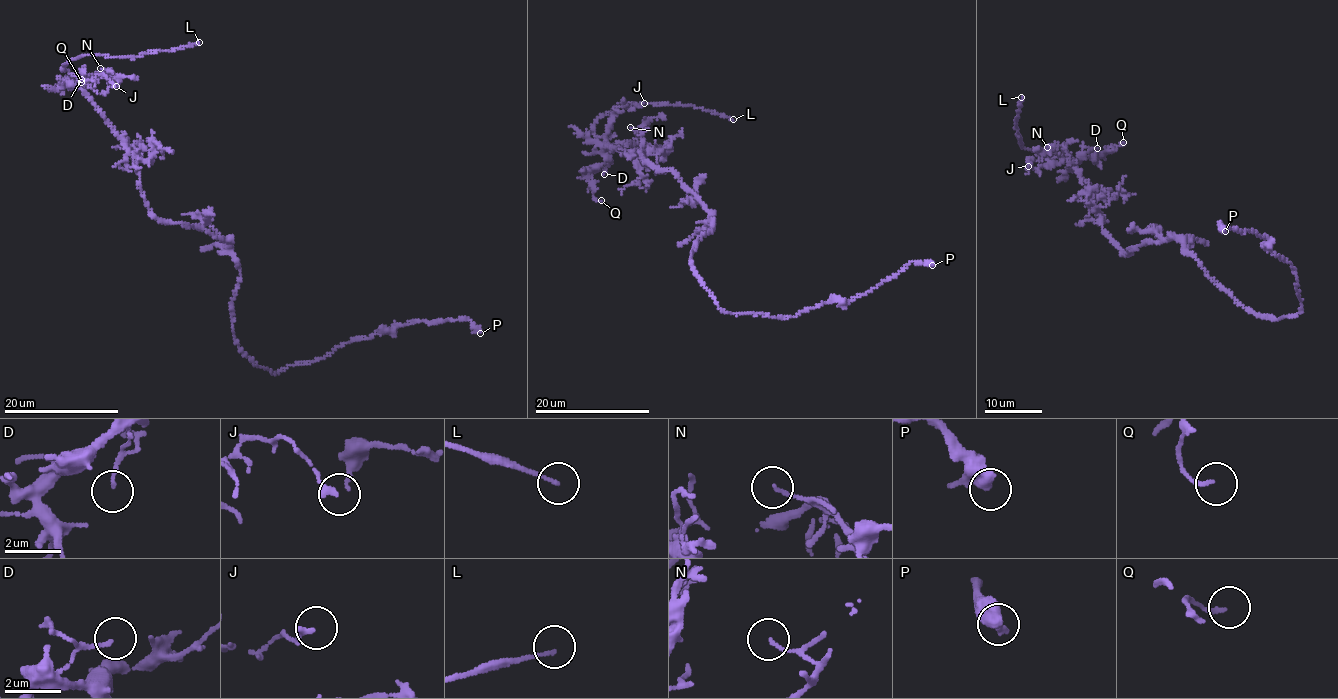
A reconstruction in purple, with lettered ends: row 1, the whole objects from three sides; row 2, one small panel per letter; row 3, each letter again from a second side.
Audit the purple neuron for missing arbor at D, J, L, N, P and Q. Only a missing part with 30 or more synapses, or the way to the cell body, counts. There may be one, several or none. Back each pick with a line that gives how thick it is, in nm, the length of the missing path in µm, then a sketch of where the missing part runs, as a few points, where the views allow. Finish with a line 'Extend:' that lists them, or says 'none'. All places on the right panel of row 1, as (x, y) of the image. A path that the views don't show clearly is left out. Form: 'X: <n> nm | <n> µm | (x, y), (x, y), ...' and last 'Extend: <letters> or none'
L: 110 nm | 15 µm | (1021, 97), (1034, 89), (1047, 64), (1065, 51)
Extend: L

